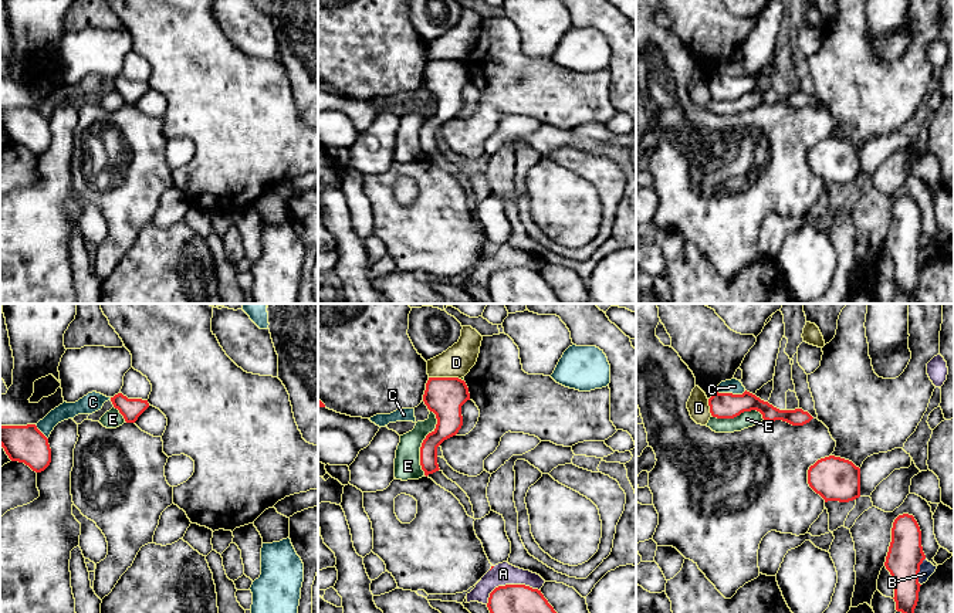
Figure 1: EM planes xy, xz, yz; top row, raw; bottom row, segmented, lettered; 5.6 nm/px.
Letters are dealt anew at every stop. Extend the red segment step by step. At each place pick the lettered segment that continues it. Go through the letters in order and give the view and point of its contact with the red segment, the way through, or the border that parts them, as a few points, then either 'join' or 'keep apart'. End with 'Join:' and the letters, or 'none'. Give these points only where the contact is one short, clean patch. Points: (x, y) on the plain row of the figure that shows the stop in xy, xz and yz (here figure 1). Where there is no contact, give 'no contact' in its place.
A: contact xz (508, 267); keep apart
B: contact yz (919, 253); border yz (924, 240), (919, 254), (920, 267); keep apart
C: contact yz (731, 75); keep apart
D: contact xz (445, 60); keep apart
E: contact xz (423, 124); keep apart
Join: none

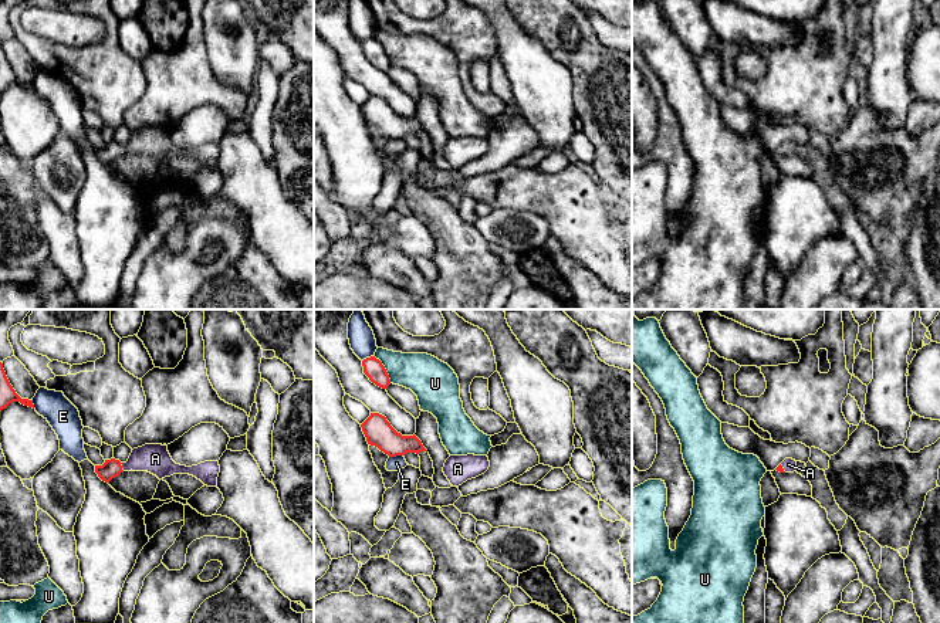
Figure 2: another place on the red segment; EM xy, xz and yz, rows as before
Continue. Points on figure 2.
A: contact xy (121, 149); way xy (111, 151), (121, 149), (141, 141), (155, 141); join
E: contact xz (395, 138); keep apart
U: contact xz (385, 51); keep apart
Join: A

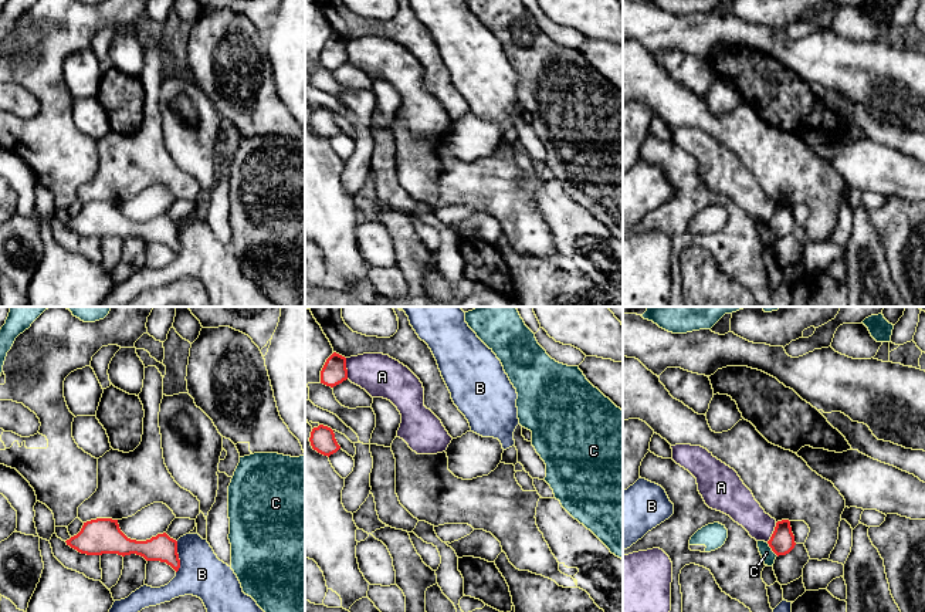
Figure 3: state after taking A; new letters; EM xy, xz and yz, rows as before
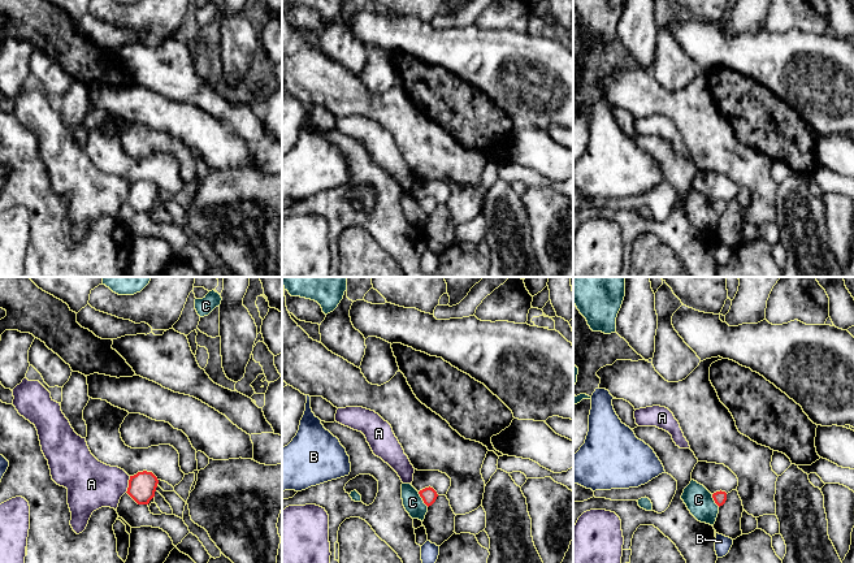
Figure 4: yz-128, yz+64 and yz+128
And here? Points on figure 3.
A: contact xz (345, 50); keep apart
B: contact xy (178, 239); keep apart
C: contact yz (772, 232); keep apart
Join: none

